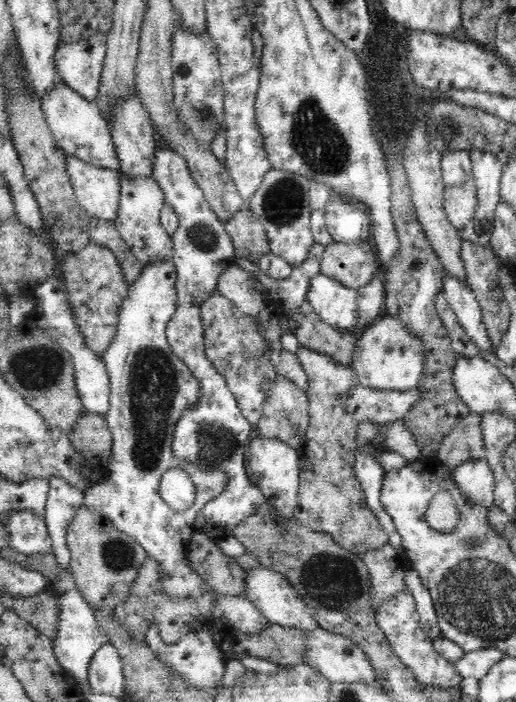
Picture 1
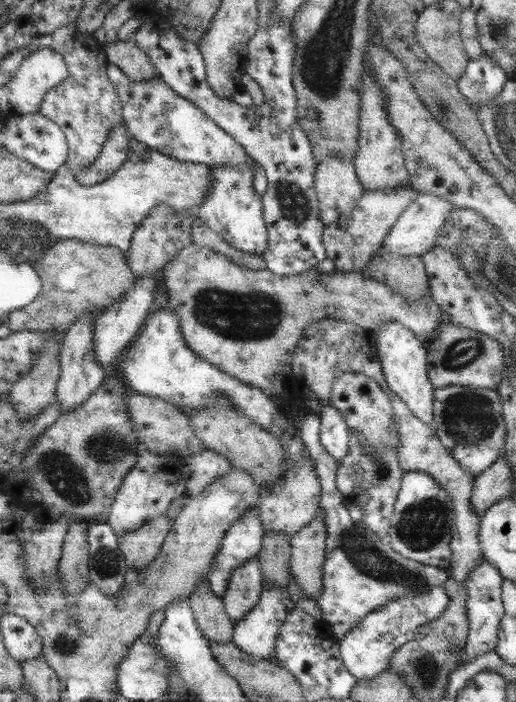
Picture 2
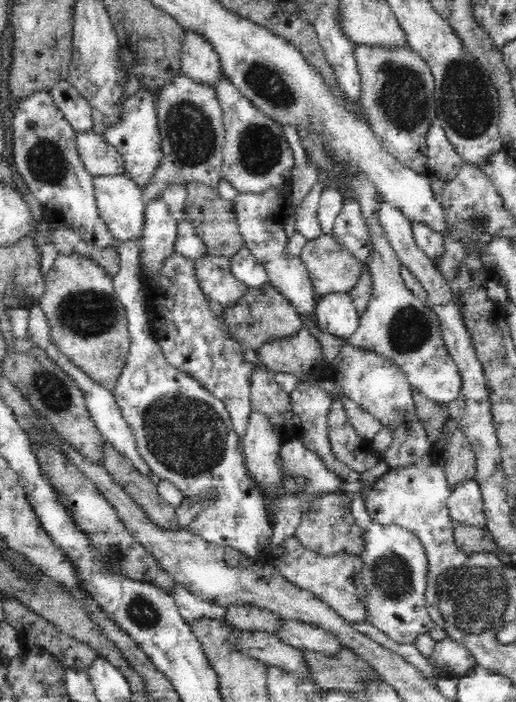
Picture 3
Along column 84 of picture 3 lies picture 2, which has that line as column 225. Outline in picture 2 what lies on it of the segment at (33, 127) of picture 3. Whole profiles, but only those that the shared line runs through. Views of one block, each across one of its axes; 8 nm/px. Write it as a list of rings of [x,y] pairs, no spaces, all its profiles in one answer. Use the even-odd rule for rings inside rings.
[[[236,164],[212,166],[210,187],[204,192],[202,203],[195,208],[195,216],[205,227],[219,234],[219,237],[233,249],[262,257],[267,234],[263,223],[260,195],[252,189],[254,170],[253,164],[244,168],[236,168]]]

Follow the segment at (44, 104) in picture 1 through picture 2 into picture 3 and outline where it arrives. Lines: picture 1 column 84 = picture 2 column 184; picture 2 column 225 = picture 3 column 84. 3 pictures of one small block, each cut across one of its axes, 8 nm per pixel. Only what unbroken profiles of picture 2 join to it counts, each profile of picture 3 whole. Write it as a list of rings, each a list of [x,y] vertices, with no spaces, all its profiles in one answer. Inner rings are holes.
[[[93,130],[86,134],[76,134],[76,144],[82,162],[93,177],[125,174],[125,160],[116,152],[114,146],[105,141],[102,134]]]

